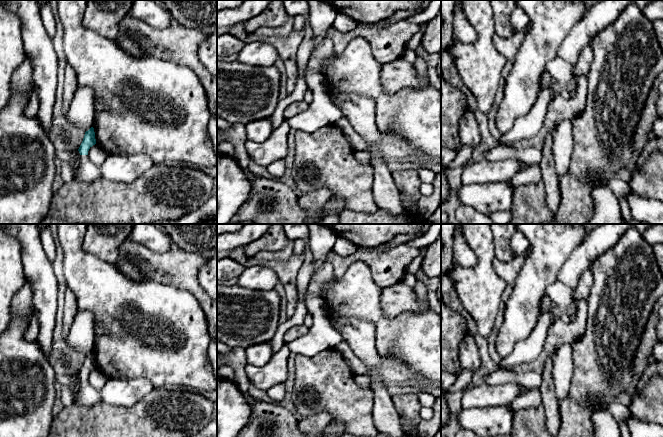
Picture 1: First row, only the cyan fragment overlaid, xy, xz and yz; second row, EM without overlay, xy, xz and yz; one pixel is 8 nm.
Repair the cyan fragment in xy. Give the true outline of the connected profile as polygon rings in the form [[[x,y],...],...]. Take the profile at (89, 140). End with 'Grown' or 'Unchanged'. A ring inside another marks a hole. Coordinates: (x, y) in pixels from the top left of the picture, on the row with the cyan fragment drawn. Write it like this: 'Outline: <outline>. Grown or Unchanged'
Outline: [[[94,128],[85,132],[83,141],[78,149],[81,157],[75,181],[91,182],[101,178],[100,167],[94,165],[88,157],[89,149],[96,144]]]. Grown

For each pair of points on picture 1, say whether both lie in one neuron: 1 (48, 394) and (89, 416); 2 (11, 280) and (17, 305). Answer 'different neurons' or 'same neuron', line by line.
1: different neurons
2: different neurons

